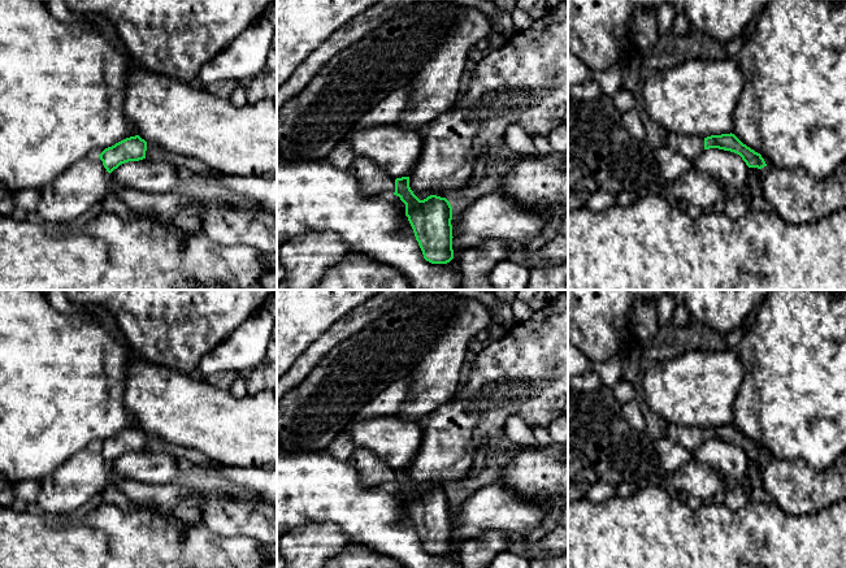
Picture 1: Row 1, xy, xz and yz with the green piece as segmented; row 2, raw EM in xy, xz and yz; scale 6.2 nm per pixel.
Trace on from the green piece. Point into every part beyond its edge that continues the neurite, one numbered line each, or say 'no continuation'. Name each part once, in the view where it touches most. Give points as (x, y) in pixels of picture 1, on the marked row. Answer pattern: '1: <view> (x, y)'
1: yz (689, 146)

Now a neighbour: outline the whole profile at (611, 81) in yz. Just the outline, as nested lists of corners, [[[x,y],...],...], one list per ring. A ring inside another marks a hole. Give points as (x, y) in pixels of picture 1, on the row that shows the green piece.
[[[620,61],[606,71],[596,71],[593,77],[598,81],[602,92],[613,97],[622,88],[624,61]]]

